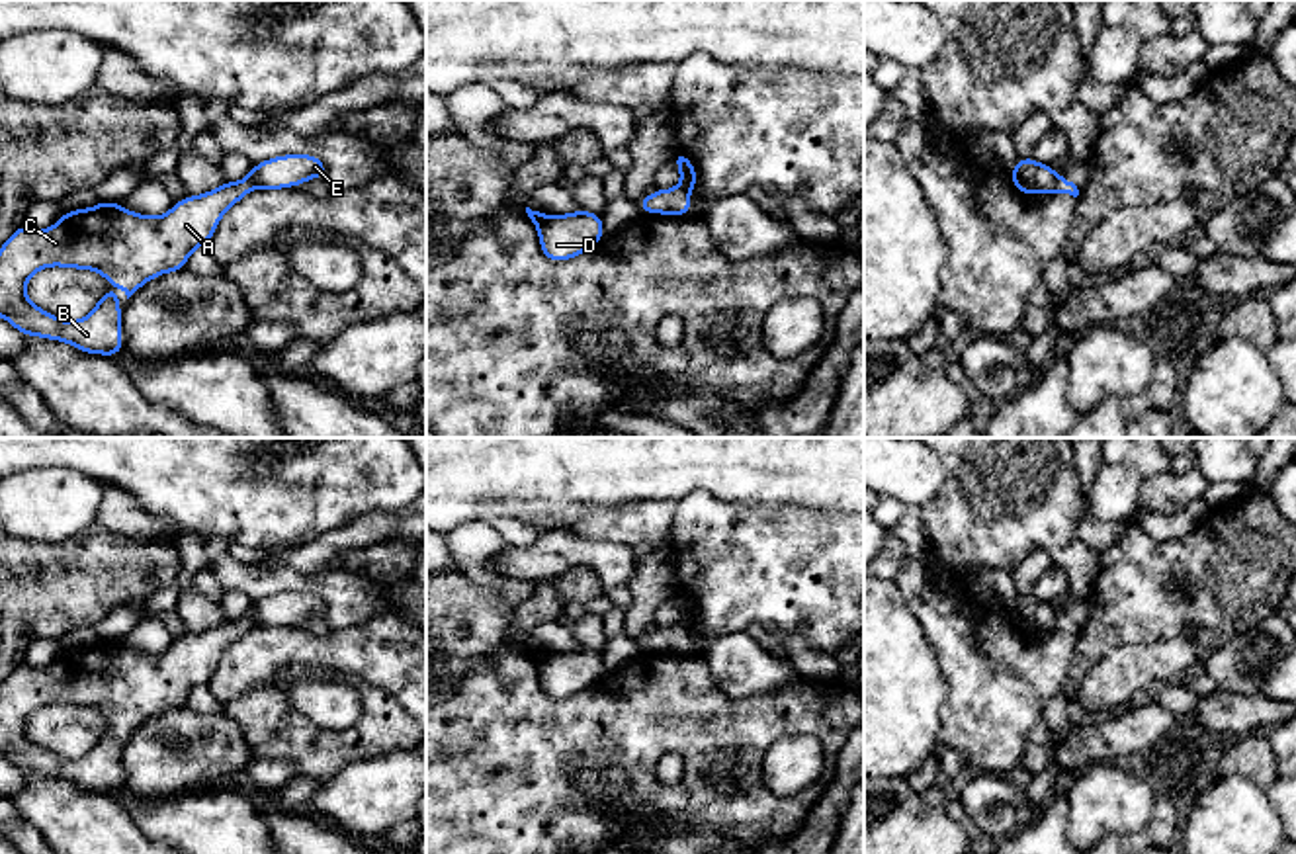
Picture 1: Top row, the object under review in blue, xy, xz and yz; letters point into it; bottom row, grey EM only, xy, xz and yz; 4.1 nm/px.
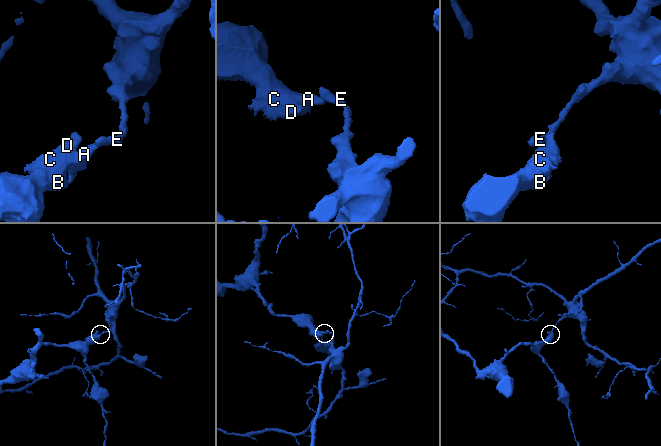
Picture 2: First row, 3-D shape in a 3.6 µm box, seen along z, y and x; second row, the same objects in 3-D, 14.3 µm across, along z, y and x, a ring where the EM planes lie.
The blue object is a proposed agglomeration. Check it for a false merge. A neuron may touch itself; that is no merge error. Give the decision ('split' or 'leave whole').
split

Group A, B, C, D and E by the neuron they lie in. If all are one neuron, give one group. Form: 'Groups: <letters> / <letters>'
Groups: A B C D / E

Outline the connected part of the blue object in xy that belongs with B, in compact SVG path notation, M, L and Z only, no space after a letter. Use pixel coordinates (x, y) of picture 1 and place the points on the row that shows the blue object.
M246 176L186 195L160 217L100 201L63 213L45 231L18 227L0 244L0 317L23 336L66 342L84 354L119 356L121 305L111 287L82 320L61 320L27 299L29 278L51 266L92 270L109 285L119 281L129 299L149 279L184 270L188 256L209 244L223 215L250 190Z

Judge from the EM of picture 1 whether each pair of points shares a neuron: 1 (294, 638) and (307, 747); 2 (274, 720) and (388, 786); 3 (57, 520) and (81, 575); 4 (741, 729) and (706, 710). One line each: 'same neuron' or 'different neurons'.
1: different neurons
2: different neurons
3: different neurons
4: same neuron

